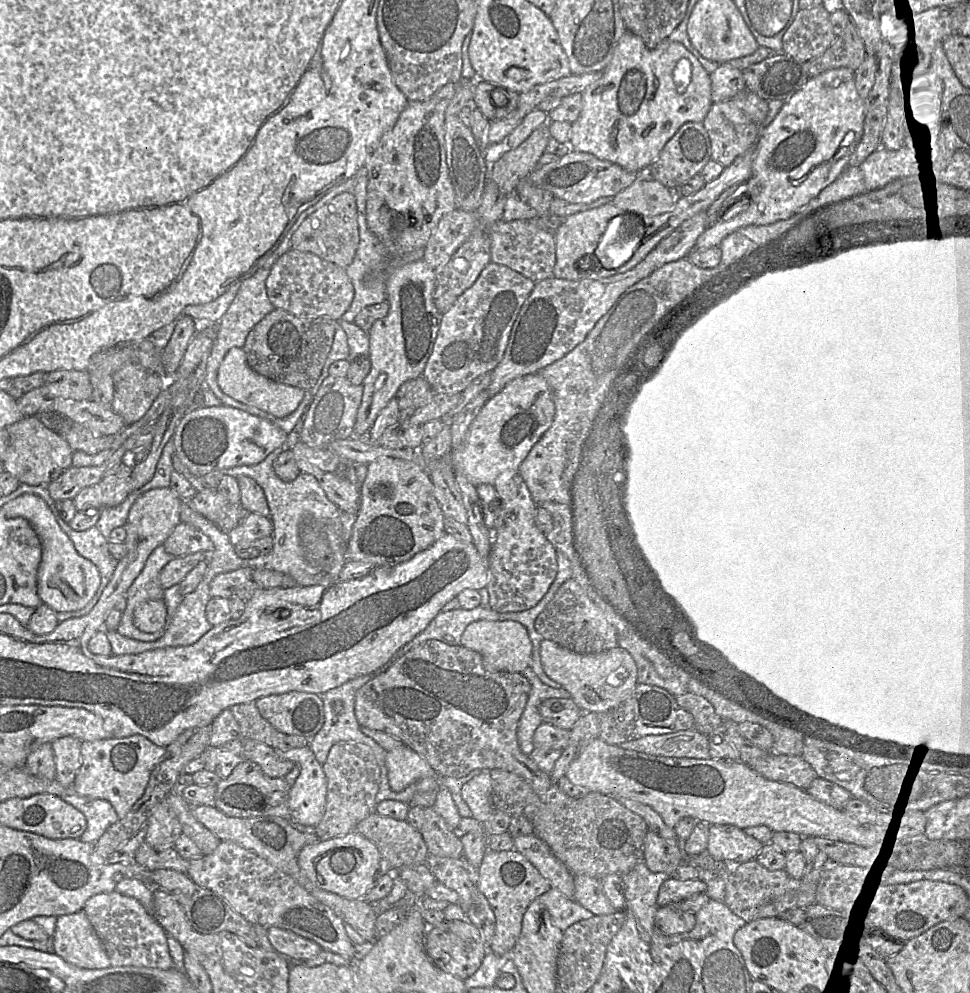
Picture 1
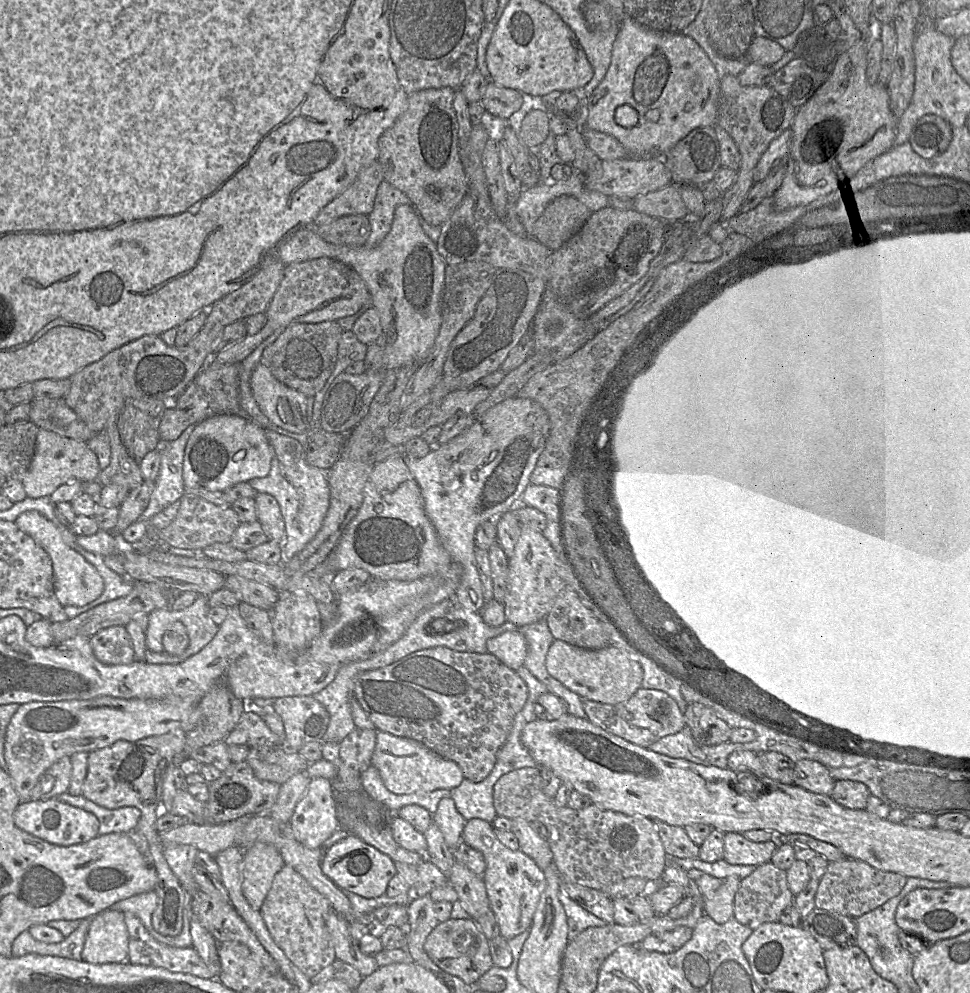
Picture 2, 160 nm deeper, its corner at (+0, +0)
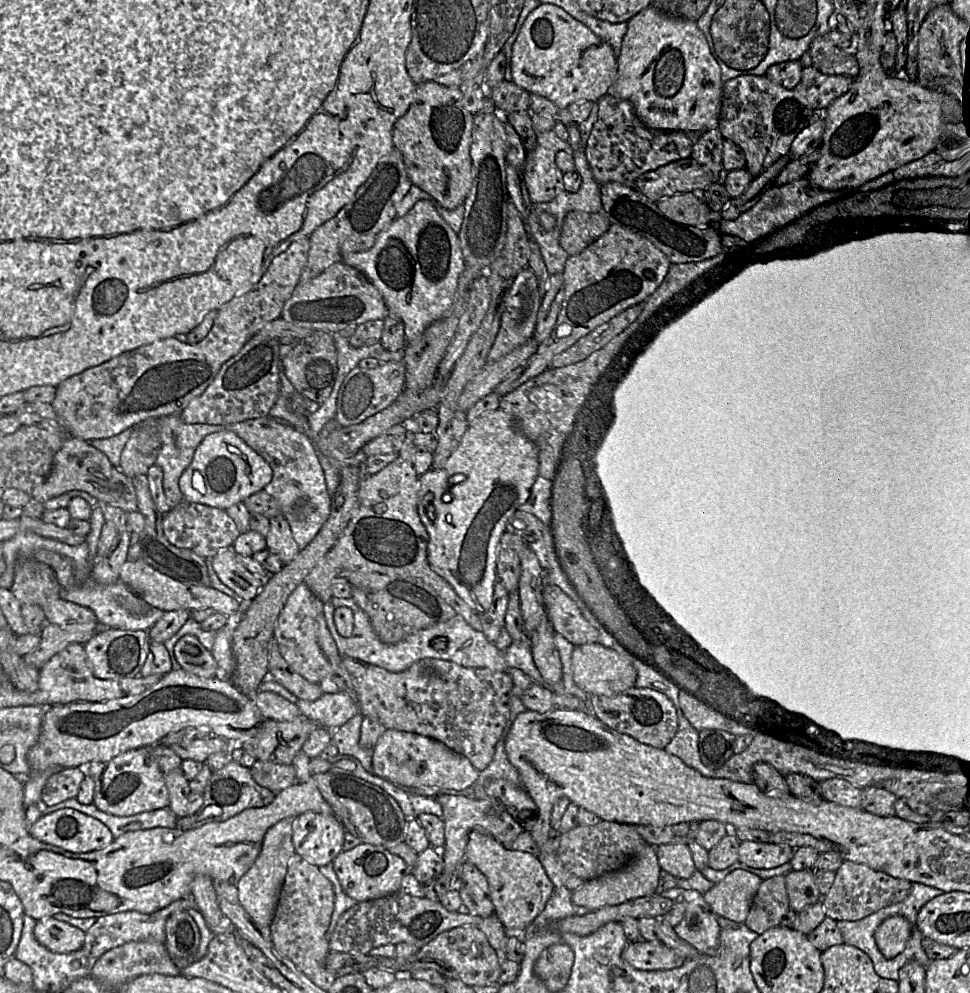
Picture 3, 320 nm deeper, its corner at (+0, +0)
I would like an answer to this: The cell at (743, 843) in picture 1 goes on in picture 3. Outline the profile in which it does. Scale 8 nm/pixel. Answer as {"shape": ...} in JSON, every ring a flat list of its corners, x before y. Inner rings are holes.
{"shape":[[740,842,738,862,757,869,770,869,790,863,795,849,787,845,772,842]]}

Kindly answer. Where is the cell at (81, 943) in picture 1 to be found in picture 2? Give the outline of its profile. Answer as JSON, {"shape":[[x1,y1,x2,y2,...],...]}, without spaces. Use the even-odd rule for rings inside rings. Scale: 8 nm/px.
{"shape":[[106,909,91,918,81,960,118,964,128,960,129,934,123,912]]}

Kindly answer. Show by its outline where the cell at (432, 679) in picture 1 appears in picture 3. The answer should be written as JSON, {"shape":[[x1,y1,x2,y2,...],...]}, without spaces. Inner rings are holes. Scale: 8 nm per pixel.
{"shape":[[343,657,342,664,352,676,354,696,364,717,377,719,389,730,438,740,465,756,479,772,492,761,495,746,509,718,513,681,507,672,465,668,432,658,421,659,398,673,350,657]]}

